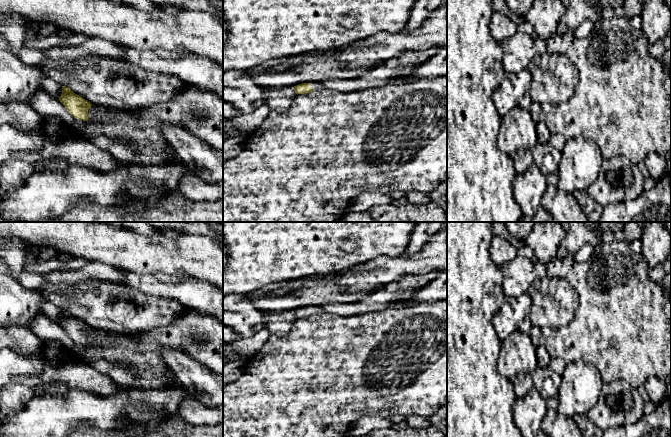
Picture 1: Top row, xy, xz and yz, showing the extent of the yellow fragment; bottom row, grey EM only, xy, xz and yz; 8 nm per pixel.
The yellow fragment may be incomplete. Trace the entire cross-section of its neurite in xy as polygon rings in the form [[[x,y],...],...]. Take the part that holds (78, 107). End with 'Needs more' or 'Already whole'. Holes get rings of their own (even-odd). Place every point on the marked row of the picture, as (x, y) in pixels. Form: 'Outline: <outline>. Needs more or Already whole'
Outline: [[[62,86],[62,94],[58,100],[73,117],[79,120],[98,122],[112,119],[133,127],[142,128],[142,120],[135,110],[123,110],[91,104],[66,86]]]. Needs more

